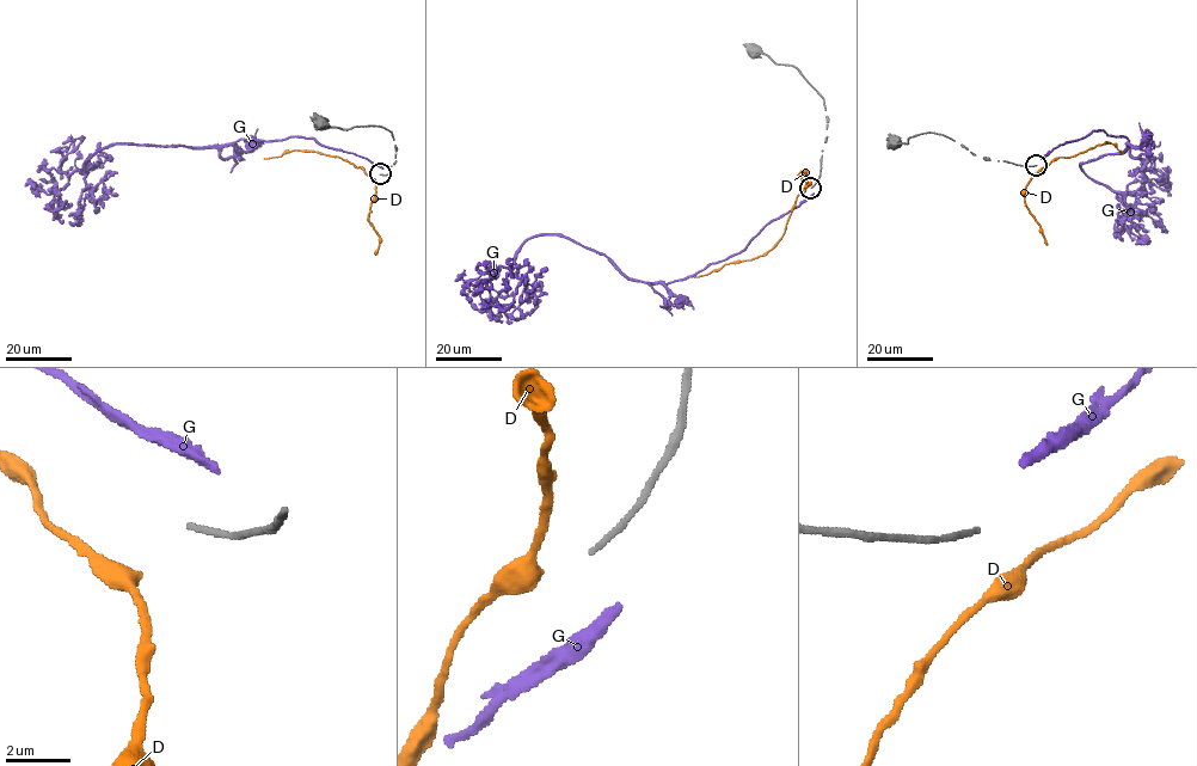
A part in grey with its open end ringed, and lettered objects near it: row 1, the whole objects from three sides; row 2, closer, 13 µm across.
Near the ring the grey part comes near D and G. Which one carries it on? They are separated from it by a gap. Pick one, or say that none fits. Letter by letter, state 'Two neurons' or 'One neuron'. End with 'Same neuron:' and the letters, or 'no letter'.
D: Two neurons
G: Two neurons
Same neuron: no letter

